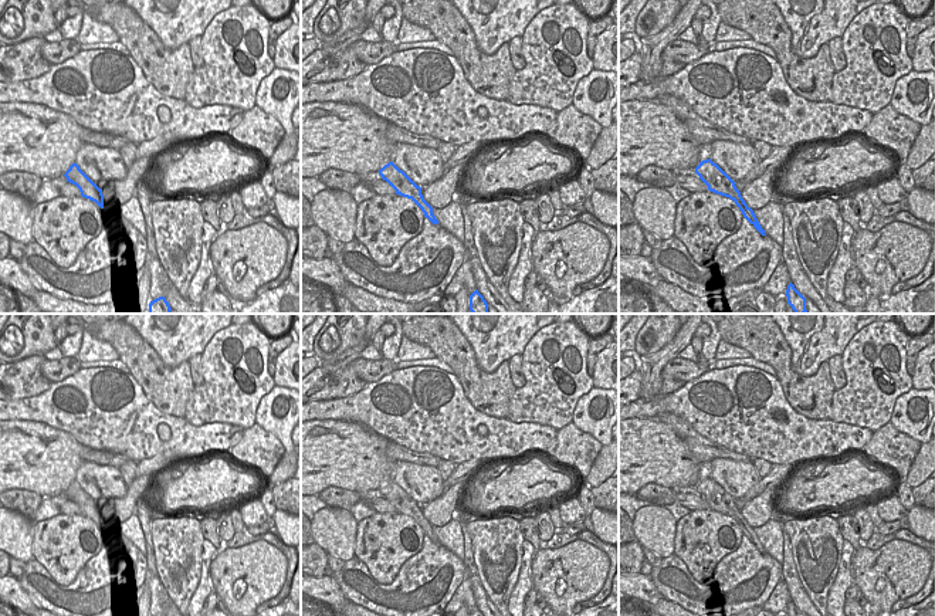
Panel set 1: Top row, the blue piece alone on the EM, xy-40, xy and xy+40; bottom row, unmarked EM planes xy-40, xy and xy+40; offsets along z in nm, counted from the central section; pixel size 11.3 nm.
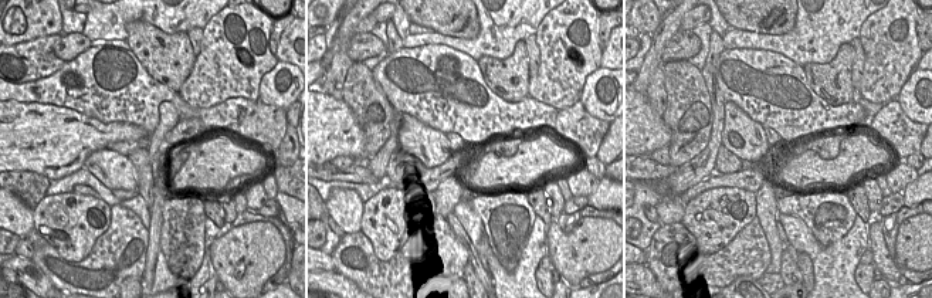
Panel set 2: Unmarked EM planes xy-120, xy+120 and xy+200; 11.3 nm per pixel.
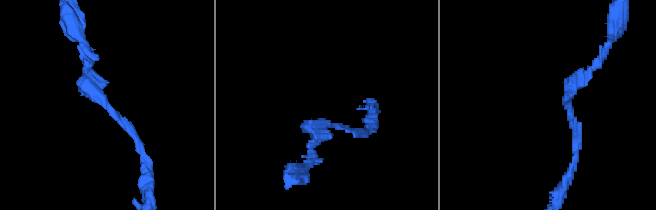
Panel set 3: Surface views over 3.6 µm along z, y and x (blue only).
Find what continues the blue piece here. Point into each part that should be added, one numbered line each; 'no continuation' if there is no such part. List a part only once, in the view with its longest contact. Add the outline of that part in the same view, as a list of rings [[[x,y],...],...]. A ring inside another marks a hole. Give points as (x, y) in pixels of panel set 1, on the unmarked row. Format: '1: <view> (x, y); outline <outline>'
no continuation

